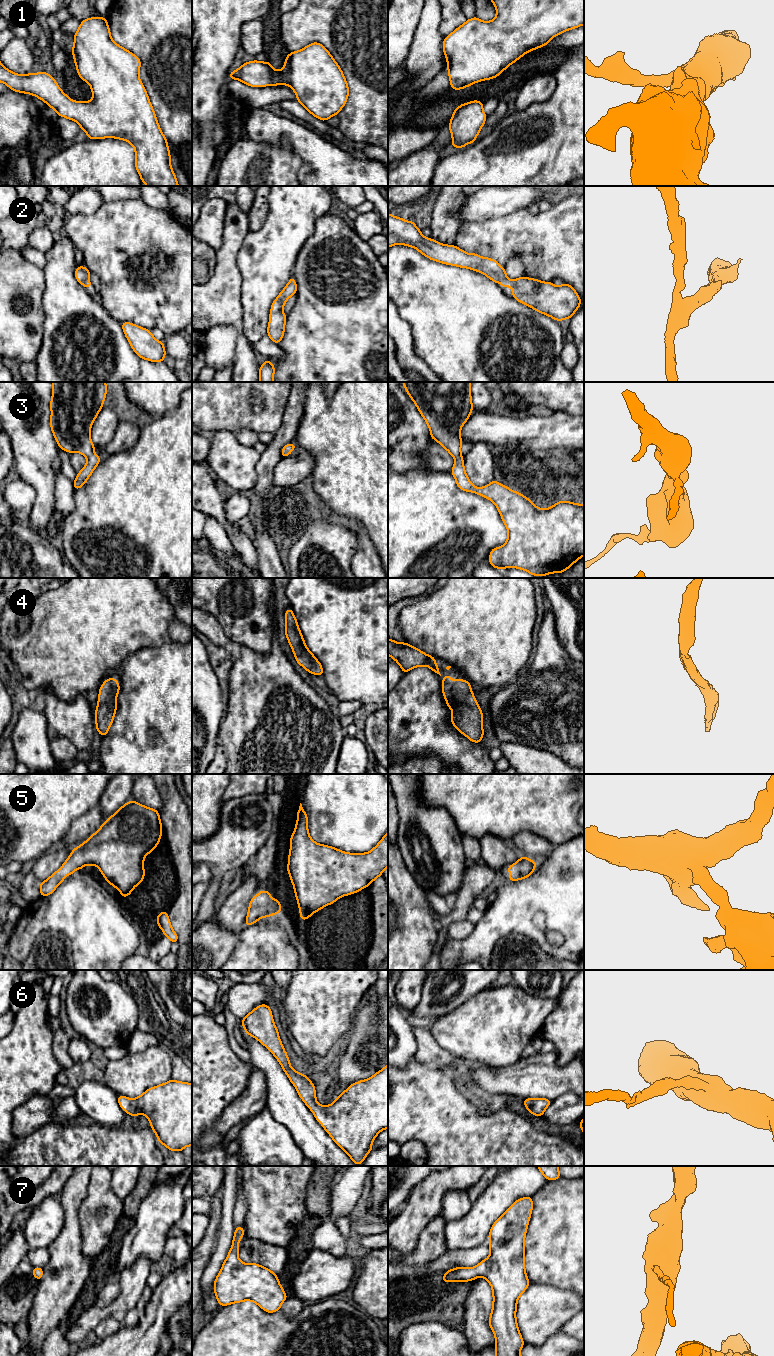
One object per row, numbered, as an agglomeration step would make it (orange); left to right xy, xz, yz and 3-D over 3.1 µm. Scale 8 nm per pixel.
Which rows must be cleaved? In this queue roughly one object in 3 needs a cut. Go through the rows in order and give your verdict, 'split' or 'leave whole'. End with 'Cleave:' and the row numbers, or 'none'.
1: leave whole
2: leave whole
3: leave whole
4: leave whole
5: leave whole
6: leave whole
7: split
Cleave: 7

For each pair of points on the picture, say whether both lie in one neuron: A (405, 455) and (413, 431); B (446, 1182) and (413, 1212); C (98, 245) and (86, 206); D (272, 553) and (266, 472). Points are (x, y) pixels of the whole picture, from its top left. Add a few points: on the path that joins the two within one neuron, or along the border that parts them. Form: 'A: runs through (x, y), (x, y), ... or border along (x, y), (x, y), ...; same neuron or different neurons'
A: runs through (405, 449), (405, 439), (407, 437); same neuron
B: runs through (438, 1187), (421, 1204); same neuron
C: border along (104, 202), (91, 214), (71, 215); different neurons
D: runs through (261, 533), (261, 492); same neuron

